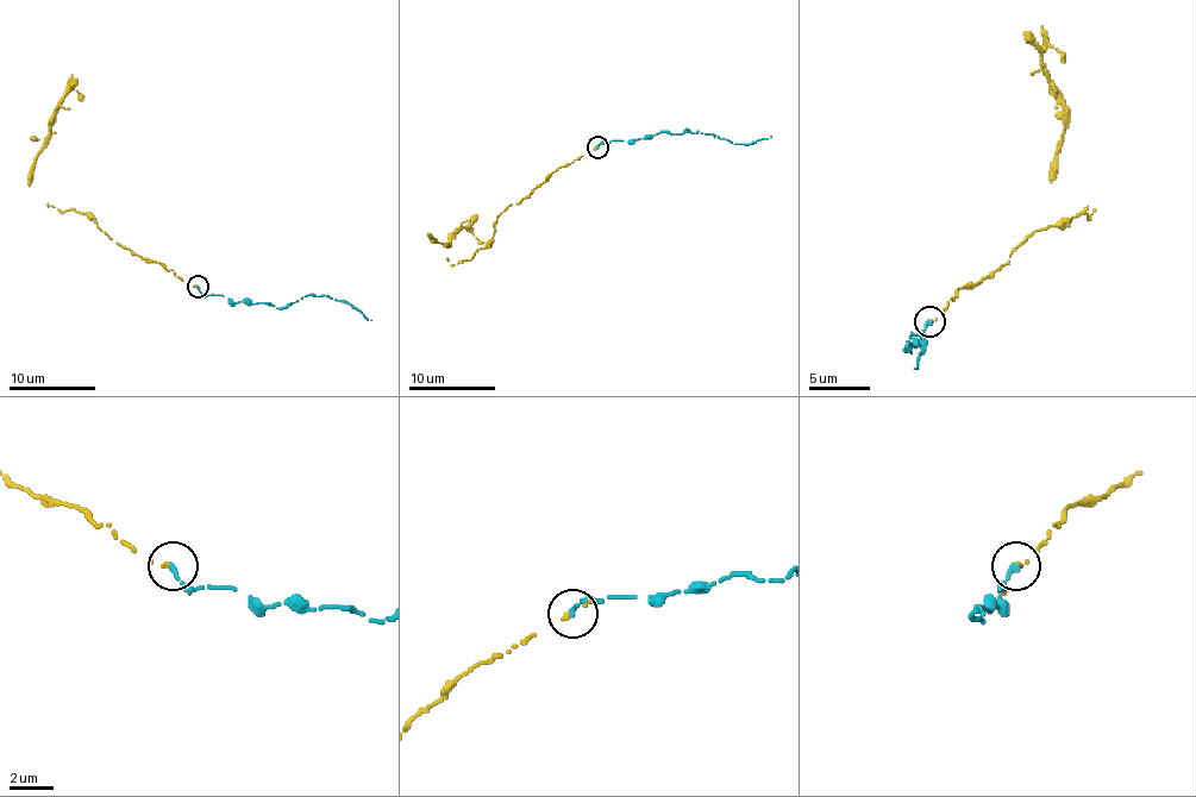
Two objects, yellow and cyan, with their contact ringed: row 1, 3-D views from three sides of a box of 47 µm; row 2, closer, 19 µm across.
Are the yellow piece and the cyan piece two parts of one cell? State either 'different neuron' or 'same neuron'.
same neuron

